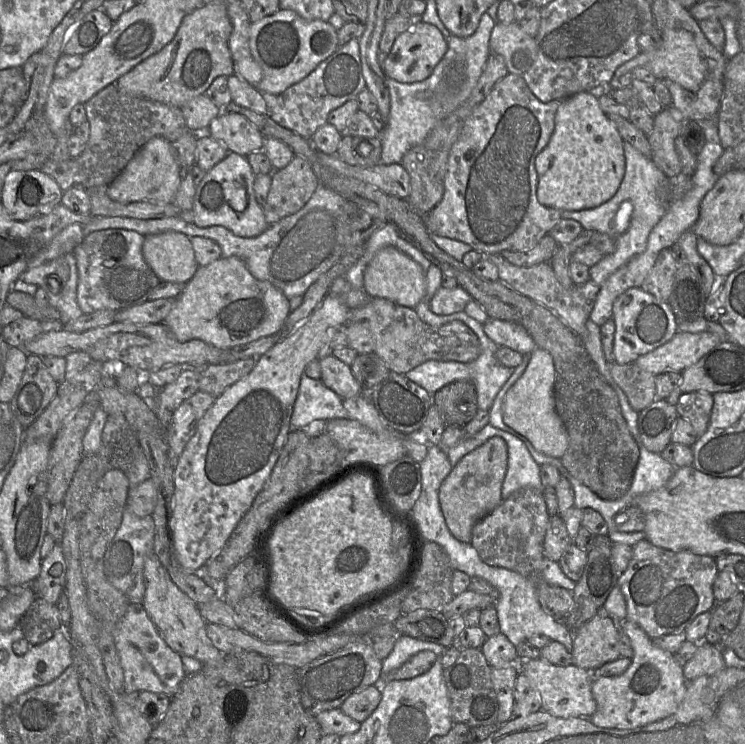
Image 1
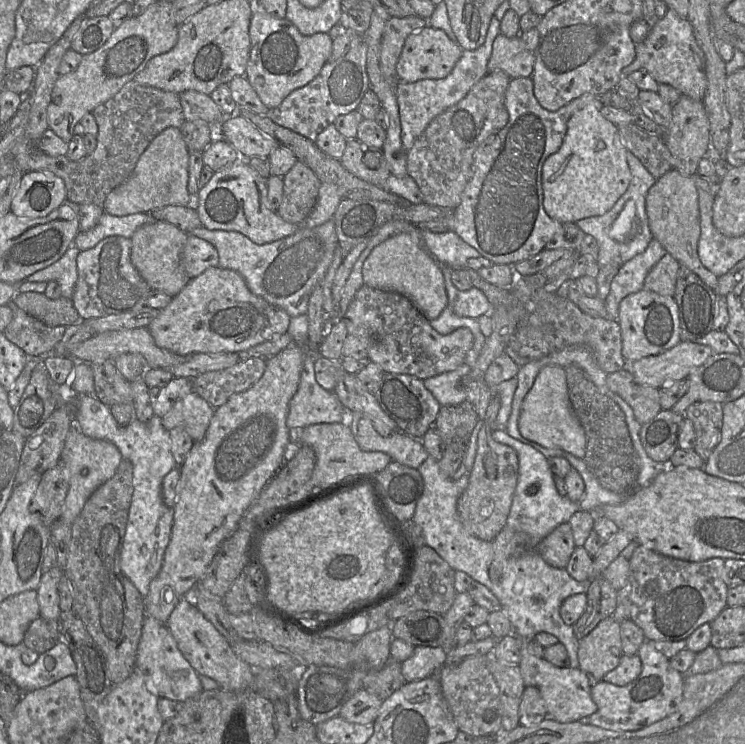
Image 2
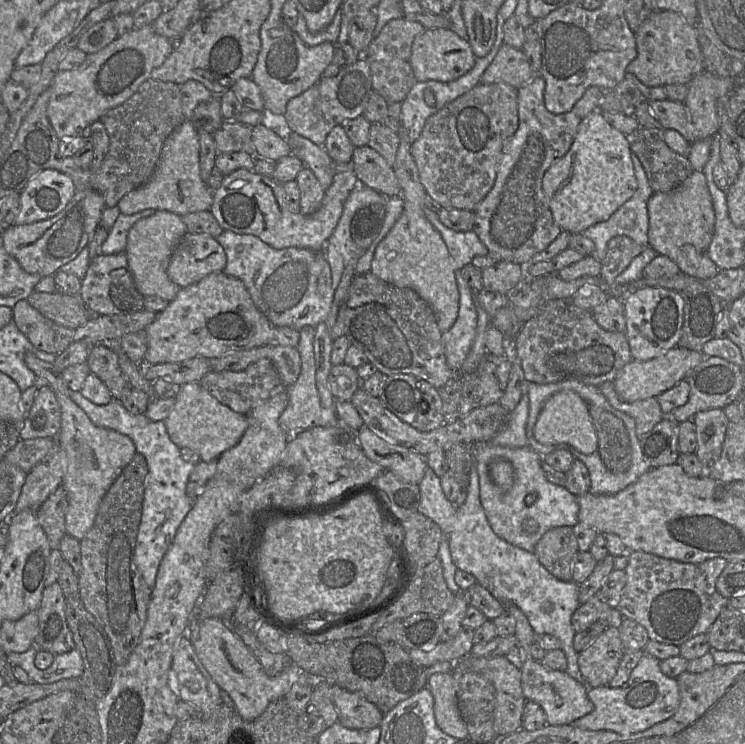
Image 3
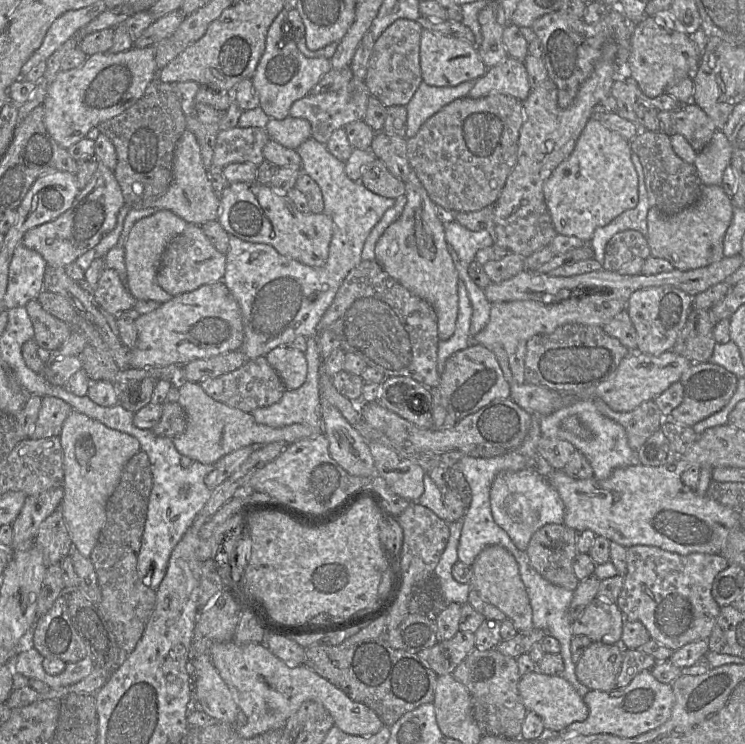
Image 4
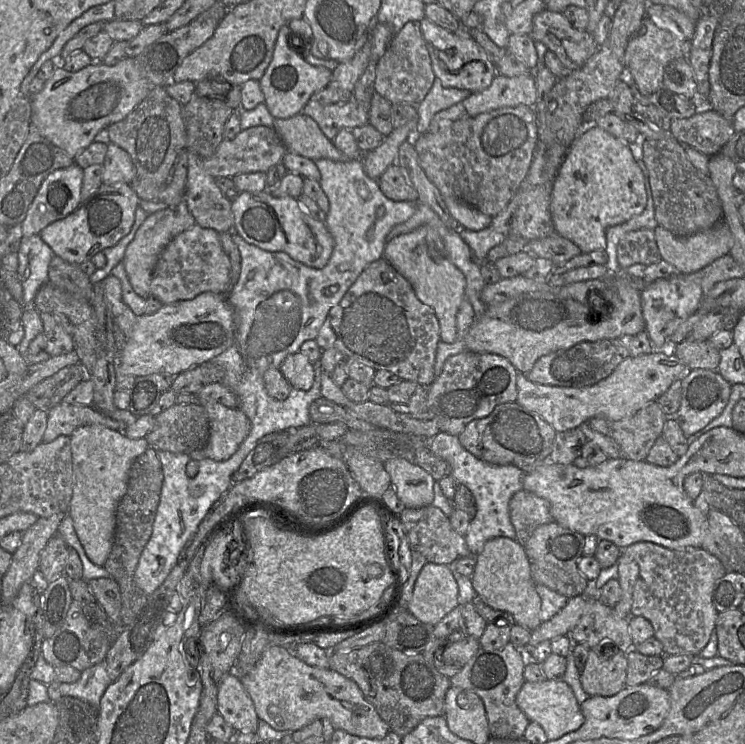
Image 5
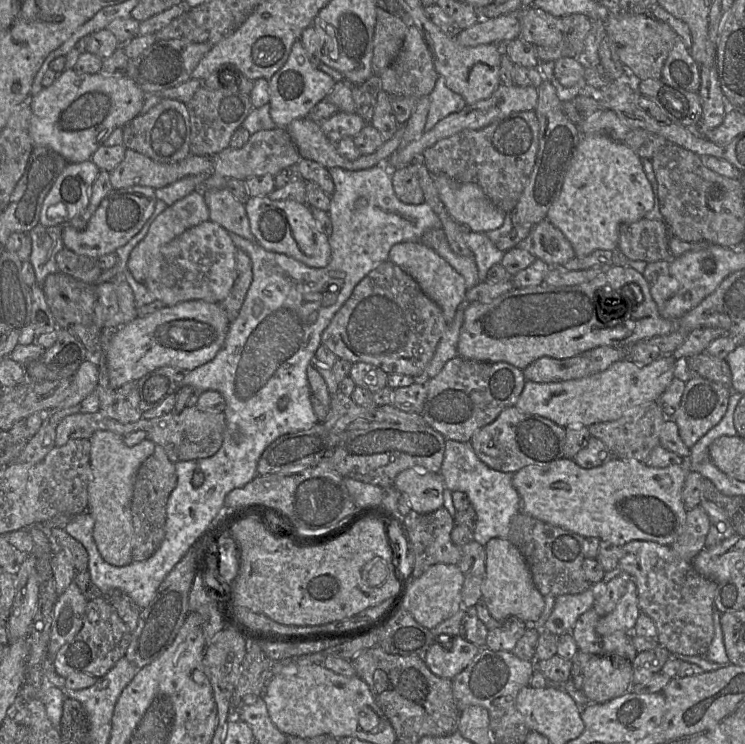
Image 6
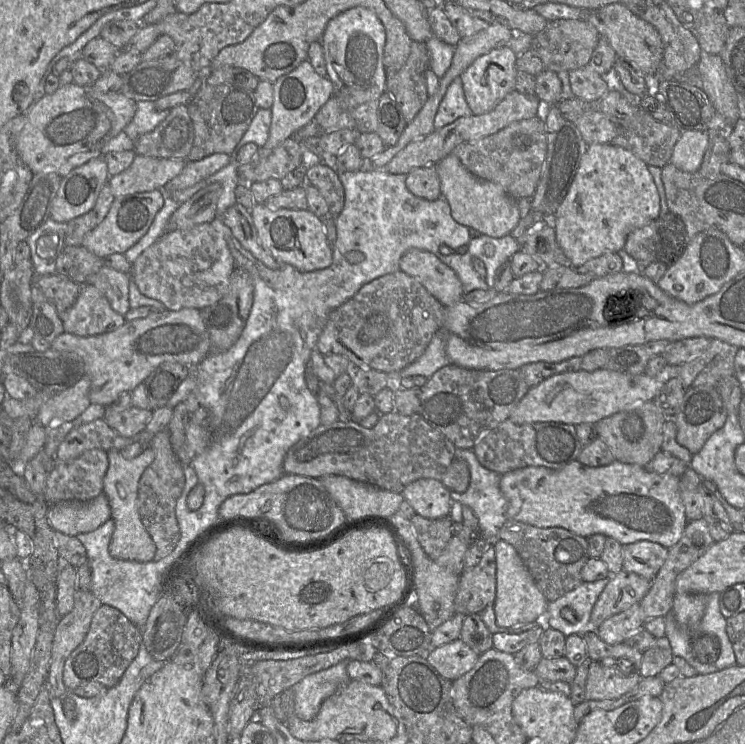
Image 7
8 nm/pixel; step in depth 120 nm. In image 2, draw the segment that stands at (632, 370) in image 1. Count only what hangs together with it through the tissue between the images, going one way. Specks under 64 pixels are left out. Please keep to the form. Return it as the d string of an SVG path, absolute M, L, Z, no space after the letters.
M627 368L608 374L607 386L631 406L641 425L652 420L662 410L659 389L638 384Z

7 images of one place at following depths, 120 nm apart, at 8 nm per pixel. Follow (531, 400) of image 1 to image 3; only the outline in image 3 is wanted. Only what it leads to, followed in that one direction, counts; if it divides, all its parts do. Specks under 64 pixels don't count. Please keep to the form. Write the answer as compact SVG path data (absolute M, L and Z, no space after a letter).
M573 391L558 392L544 403L534 426L533 436L541 444L567 443L585 455L591 455L598 449L598 437L589 406Z

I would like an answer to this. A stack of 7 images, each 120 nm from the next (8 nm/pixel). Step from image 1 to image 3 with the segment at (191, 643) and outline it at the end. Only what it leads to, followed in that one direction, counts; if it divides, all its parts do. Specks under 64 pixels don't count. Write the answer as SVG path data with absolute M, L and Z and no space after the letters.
M196 618L188 626L188 637L213 681L232 700L232 706L246 721L258 718L268 705L283 698L304 672L290 662L277 676L269 676L243 641L221 618Z

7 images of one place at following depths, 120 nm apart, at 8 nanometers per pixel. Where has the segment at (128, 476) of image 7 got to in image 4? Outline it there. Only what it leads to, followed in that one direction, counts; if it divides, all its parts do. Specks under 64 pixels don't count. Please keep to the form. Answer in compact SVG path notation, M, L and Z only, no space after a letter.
M76 410L66 418L60 441L64 466L61 510L72 544L89 558L106 521L107 501L118 486L124 467L141 451L141 446L135 437L111 429Z

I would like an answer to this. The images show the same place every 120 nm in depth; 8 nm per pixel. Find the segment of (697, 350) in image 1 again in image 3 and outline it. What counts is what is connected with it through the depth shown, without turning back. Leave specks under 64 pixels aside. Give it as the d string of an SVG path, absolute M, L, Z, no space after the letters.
M676 346L655 358L646 361L632 359L613 380L619 398L625 402L635 402L657 397L662 392L673 388L686 375L705 359L702 351L695 351Z

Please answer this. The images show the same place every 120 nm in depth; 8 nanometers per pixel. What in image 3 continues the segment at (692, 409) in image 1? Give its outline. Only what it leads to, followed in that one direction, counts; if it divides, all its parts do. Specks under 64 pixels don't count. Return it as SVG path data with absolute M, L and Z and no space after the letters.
M720 408L698 412L691 420L696 427L695 454L702 464L702 476L711 477L711 471L722 452L729 420Z

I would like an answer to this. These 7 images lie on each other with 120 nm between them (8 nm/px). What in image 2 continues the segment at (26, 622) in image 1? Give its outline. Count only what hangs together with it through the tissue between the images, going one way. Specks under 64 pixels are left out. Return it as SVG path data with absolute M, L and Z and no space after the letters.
M39 616L33 620L24 635L23 643L30 649L44 653L60 640L60 619L50 620Z

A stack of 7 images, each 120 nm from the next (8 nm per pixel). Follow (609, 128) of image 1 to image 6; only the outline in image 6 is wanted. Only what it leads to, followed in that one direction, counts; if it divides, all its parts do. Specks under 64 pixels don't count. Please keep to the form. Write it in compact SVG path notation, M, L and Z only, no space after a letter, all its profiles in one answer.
M586 135L580 140L561 192L546 219L570 242L576 258L583 258L596 250L617 250L620 225L645 218L653 206L653 190L641 158L623 142Z

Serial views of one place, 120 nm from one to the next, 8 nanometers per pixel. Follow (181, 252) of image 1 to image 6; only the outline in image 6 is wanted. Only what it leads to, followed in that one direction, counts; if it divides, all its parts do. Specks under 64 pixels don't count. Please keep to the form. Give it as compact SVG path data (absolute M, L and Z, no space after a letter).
M193 191L173 205L168 206L156 217L150 225L147 235L131 251L127 262L128 271L137 282L144 284L150 262L157 255L159 250L184 231L208 220L209 208L205 203L203 192Z

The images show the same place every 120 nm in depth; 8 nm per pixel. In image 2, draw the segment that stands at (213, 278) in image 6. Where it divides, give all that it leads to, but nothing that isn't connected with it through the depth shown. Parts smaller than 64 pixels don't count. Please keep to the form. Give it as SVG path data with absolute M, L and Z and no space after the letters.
M188 235L181 252L180 263L186 275L194 279L208 268L218 266L219 255L211 243L194 235Z

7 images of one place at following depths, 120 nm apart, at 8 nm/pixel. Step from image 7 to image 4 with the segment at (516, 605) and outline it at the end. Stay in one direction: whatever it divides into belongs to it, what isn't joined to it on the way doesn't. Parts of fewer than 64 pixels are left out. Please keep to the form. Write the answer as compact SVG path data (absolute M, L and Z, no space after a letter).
M500 545L484 548L472 564L471 588L475 589L487 602L503 611L518 632L530 631L533 626L533 612L525 585L521 579L519 565L515 557Z

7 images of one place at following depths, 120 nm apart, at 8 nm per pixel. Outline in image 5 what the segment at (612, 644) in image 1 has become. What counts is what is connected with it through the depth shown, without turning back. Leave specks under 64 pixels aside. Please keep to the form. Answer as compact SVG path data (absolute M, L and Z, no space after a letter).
M616 645L600 647L598 651L590 649L584 669L580 672L583 690L590 696L613 696L626 687L626 653Z

